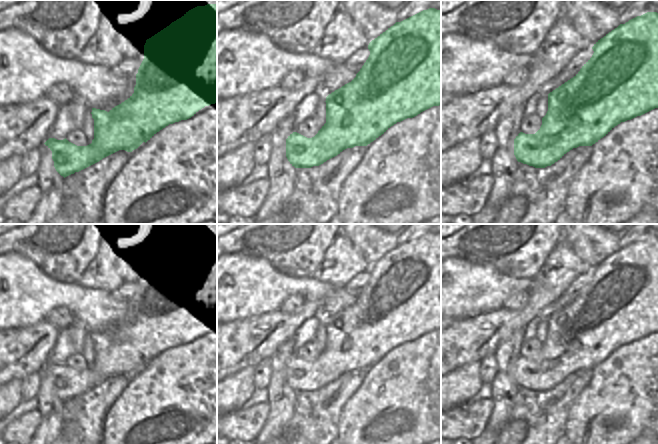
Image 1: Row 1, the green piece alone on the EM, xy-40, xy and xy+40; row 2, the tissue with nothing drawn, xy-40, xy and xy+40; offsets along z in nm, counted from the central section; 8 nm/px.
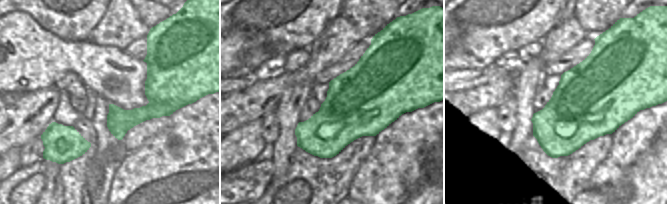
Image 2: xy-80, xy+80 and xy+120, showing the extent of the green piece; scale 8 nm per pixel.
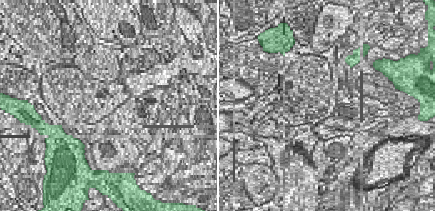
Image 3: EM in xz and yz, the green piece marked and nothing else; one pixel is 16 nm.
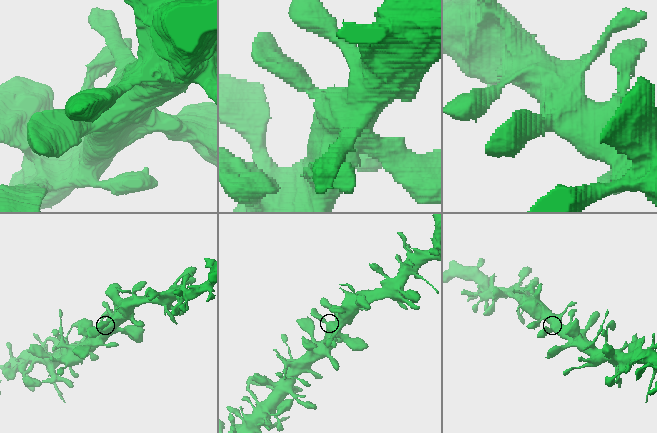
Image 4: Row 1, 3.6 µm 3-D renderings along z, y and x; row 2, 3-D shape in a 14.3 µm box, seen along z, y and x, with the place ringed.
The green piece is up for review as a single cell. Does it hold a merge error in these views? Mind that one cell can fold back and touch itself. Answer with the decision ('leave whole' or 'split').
leave whole

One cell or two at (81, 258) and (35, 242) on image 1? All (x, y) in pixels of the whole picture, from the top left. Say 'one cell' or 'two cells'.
one cell

